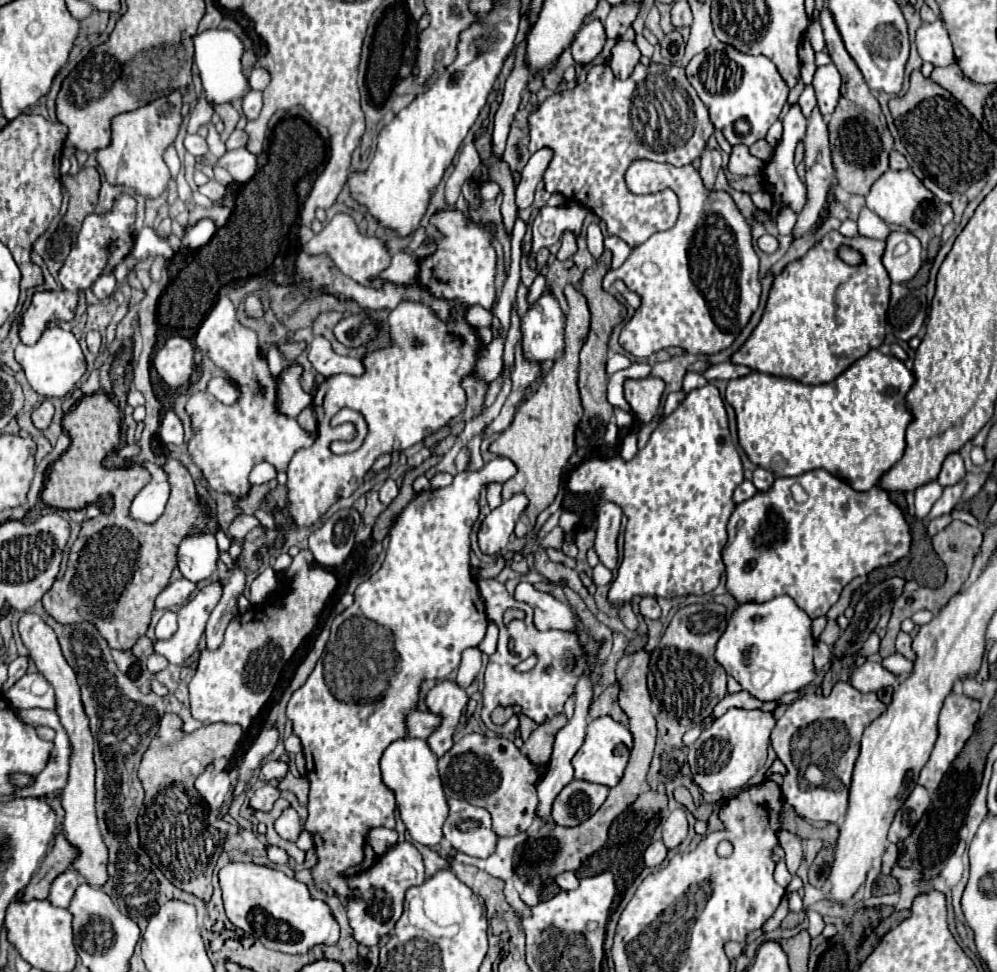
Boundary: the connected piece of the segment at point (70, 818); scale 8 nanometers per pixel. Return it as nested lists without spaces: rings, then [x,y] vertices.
[[[23,614],[19,618],[19,634],[23,644],[29,650],[31,660],[37,664],[37,670],[47,678],[47,682],[55,688],[55,702],[57,702],[57,716],[61,720],[61,726],[67,730],[69,742],[71,742],[71,770],[67,778],[67,786],[63,788],[63,800],[61,806],[65,810],[63,820],[63,834],[67,842],[71,842],[77,848],[77,858],[73,862],[73,868],[87,878],[89,884],[101,886],[107,880],[107,848],[103,844],[97,816],[95,816],[95,764],[93,764],[93,736],[89,732],[89,720],[83,712],[83,704],[79,698],[79,684],[75,680],[73,668],[65,662],[57,636],[51,626],[47,626],[37,614]]]

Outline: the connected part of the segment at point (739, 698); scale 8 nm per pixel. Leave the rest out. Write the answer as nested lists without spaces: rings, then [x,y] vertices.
[[[741,690],[741,692],[737,692],[737,694],[727,694],[717,706],[715,706],[715,710],[713,710],[713,716],[715,718],[719,718],[721,714],[725,714],[729,708],[747,708],[747,710],[751,710],[751,708],[761,708],[765,702],[759,702],[755,696],[751,696],[751,694],[747,694],[745,690]]]

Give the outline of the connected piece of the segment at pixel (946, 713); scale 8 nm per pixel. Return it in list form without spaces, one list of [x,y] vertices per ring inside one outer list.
[[[951,692],[947,696],[947,700],[943,704],[943,710],[941,710],[941,716],[939,716],[939,738],[935,742],[935,748],[931,752],[929,762],[923,766],[921,776],[919,776],[919,784],[923,788],[927,788],[929,792],[937,790],[939,782],[943,780],[943,774],[953,764],[953,760],[957,758],[957,754],[963,750],[967,738],[973,734],[973,728],[975,728],[977,720],[979,720],[979,702],[977,700],[971,700],[971,698],[955,694],[955,692]]]

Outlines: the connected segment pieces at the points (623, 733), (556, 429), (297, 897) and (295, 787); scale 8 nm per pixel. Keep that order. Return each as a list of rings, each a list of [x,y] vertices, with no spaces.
[[[609,716],[595,718],[587,726],[583,746],[577,750],[575,758],[571,760],[571,764],[575,768],[575,780],[587,780],[587,782],[595,782],[595,784],[603,784],[603,786],[613,788],[623,776],[631,746],[633,746],[631,732],[625,726],[621,726],[619,722],[615,722]]]
[[[571,284],[565,286],[565,296],[569,310],[566,313],[563,358],[557,360],[553,370],[545,374],[537,392],[533,392],[525,402],[517,406],[509,428],[501,432],[489,446],[493,454],[509,458],[517,466],[517,474],[503,484],[503,500],[511,498],[515,492],[523,492],[529,498],[529,506],[523,510],[515,526],[517,538],[523,538],[535,526],[539,512],[553,502],[559,490],[563,468],[575,450],[575,428],[583,414],[578,388],[579,350],[585,344],[590,330],[590,311],[583,294],[577,292]]]
[[[231,862],[219,870],[219,888],[231,924],[271,950],[303,954],[315,944],[335,944],[339,940],[339,924],[333,920],[327,904],[313,900],[305,884],[279,870],[255,862]]]
[[[287,774],[285,778],[279,780],[279,788],[281,790],[291,790],[301,804],[307,804],[307,796],[301,796],[301,782],[307,782],[307,780],[305,778],[295,778],[293,774]]]

